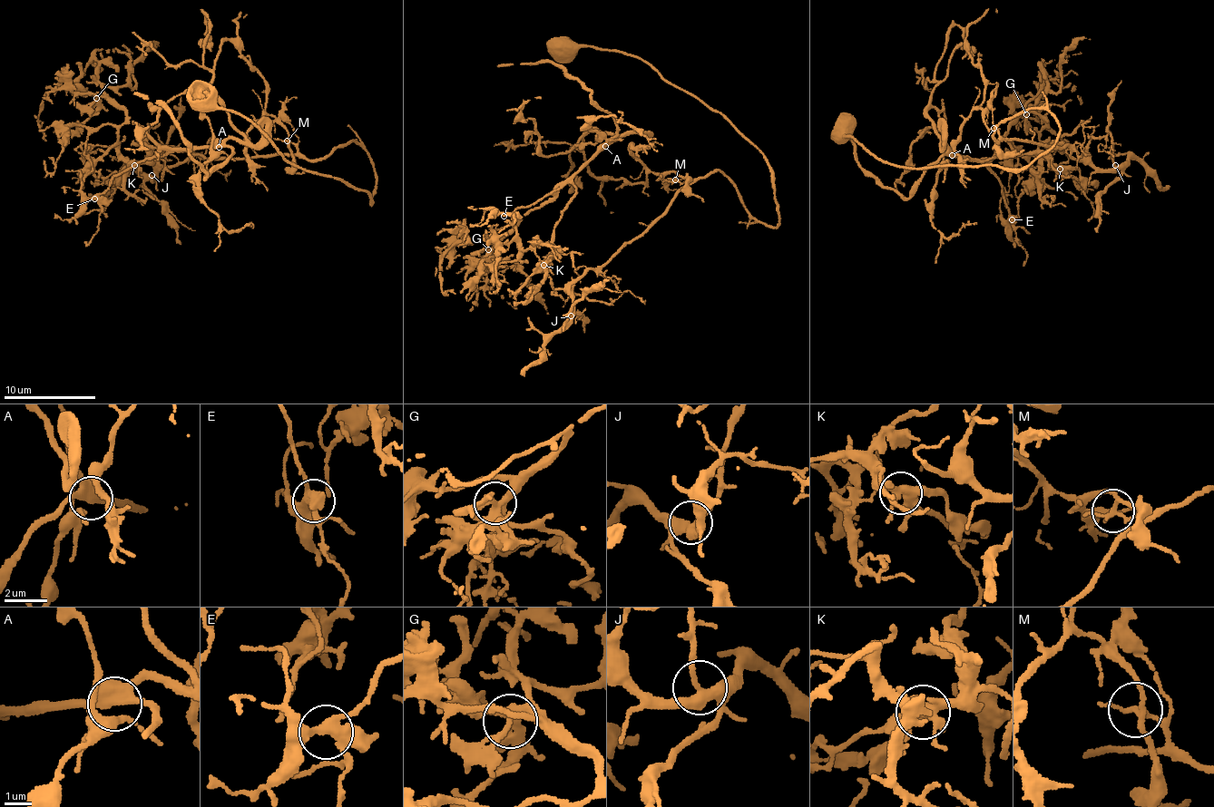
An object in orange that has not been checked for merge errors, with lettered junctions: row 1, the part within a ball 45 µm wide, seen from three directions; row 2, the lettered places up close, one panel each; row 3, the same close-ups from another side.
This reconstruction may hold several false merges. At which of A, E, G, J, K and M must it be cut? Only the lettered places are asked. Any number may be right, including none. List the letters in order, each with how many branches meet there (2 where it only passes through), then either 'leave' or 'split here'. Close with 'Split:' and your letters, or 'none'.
A: branches 4; leave
E: branches 4; leave
G: branches 5; leave
J: branches 3; leave
K: branches 5; leave
M: branches 4; split here
Split: M

